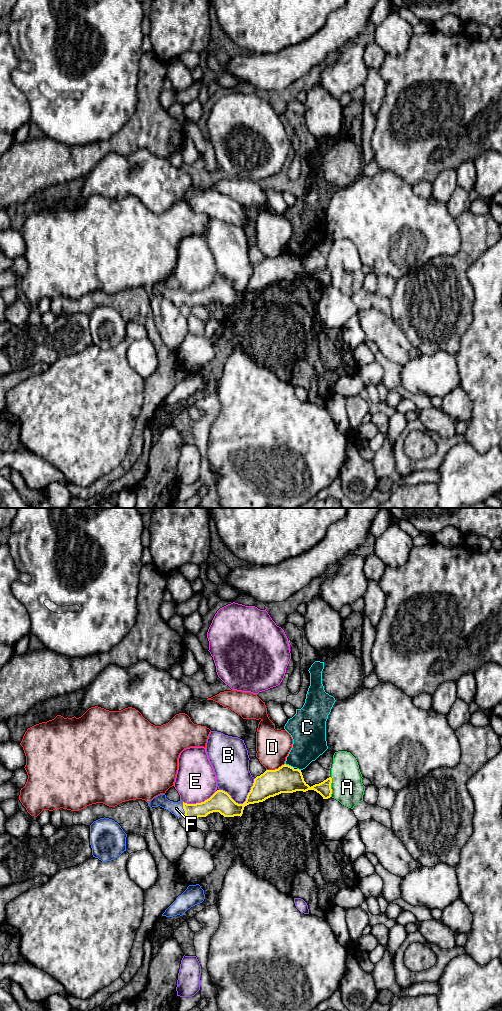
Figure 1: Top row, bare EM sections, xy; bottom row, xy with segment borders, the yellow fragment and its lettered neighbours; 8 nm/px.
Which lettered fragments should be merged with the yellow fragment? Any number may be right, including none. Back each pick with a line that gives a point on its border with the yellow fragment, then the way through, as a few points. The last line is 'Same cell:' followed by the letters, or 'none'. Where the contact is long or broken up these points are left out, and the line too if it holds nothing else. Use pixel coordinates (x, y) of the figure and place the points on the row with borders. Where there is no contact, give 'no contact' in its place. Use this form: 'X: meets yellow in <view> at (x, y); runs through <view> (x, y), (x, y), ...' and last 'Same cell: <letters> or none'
F: meets yellow in xy at (183, 808); runs through xy (213, 804), (203, 809), (183, 808), (176, 808)
Same cell: F

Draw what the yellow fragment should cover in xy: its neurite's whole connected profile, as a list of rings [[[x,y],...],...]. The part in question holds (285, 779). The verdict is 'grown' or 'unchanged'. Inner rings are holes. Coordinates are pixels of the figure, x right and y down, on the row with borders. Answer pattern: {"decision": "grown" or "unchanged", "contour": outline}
{"decision": "grown", "contour": [[[284,764],[278,769],[266,770],[263,774],[257,776],[243,804],[236,803],[223,790],[217,790],[209,799],[196,804],[187,804],[182,801],[173,802],[168,800],[165,794],[160,794],[147,803],[150,808],[160,806],[177,817],[185,815],[190,820],[206,817],[213,812],[219,812],[224,817],[241,817],[245,806],[263,802],[281,793],[314,790],[323,799],[328,799],[332,794],[331,783],[332,778],[329,777],[310,787],[304,781],[301,770]]]}

